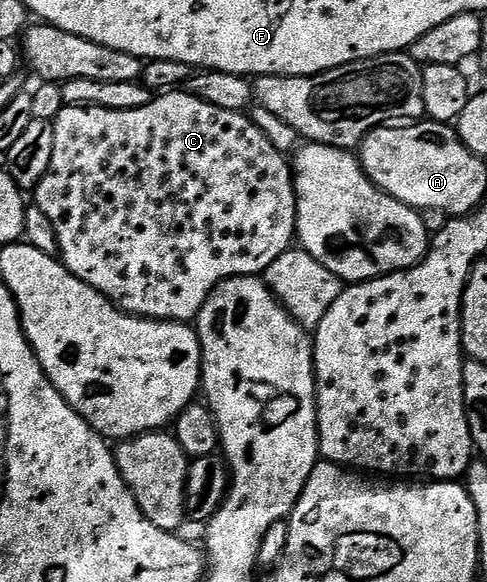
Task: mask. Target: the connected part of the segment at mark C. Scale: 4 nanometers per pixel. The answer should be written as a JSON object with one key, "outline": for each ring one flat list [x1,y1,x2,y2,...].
{"outline":[[174,88,169,92,162,92,157,96,151,97,150,103,144,108,128,108,127,110,113,110,112,108,104,108,103,106,63,105,61,107,62,111,56,116,53,115,52,118,54,135,56,136,55,142,52,143,52,164,48,164,48,172,44,176,44,180,40,180,40,184,32,192,32,202,33,205,40,208,40,212,44,212,44,216,48,216,48,220,52,220,52,228,56,228,58,253,62,265,67,266,77,278,84,280,84,284,101,290,102,295,107,300,114,303,119,310,125,310,127,314,133,314,139,318,157,318,159,322,184,322,190,324,197,319,198,314,202,311,202,305,208,300,210,293,212,293,225,278,265,275,266,269,282,254,285,254,287,250,291,249,298,228,298,213,296,212,298,197,294,191,294,171,291,163,288,161,287,155,283,153,283,151,275,148,272,140,268,140,268,136,264,136,264,132,249,116,245,113,237,114,236,112,228,112,228,108,216,108,216,104,208,104,203,98,198,98,189,92,183,92,183,94,181,94,182,92,181,89]]}

